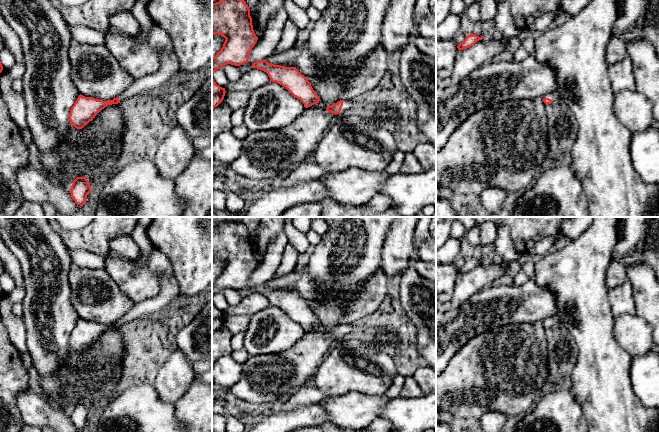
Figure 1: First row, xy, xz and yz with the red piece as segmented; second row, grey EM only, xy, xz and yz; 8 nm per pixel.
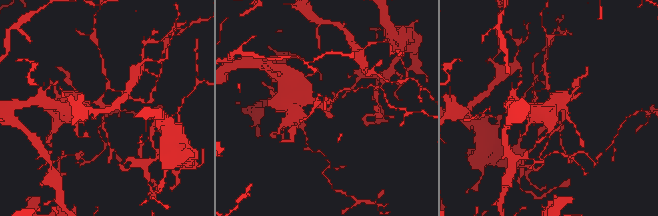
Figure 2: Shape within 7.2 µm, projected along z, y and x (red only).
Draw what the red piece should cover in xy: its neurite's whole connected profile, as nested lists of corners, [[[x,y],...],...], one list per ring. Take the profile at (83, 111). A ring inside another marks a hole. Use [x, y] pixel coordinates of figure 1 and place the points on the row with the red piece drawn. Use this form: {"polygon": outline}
{"polygon": [[[154,24],[147,38],[147,43],[160,51],[161,68],[154,74],[135,78],[130,87],[110,101],[85,97],[80,94],[70,110],[69,121],[71,125],[82,129],[108,105],[122,103],[139,93],[157,88],[179,70],[179,62],[171,38],[162,28]]]}

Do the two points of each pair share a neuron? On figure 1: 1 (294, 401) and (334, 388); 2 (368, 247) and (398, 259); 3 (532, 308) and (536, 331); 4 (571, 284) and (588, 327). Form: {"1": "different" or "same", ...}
{"1": "different", "2": "different", "3": "different", "4": "same"}

